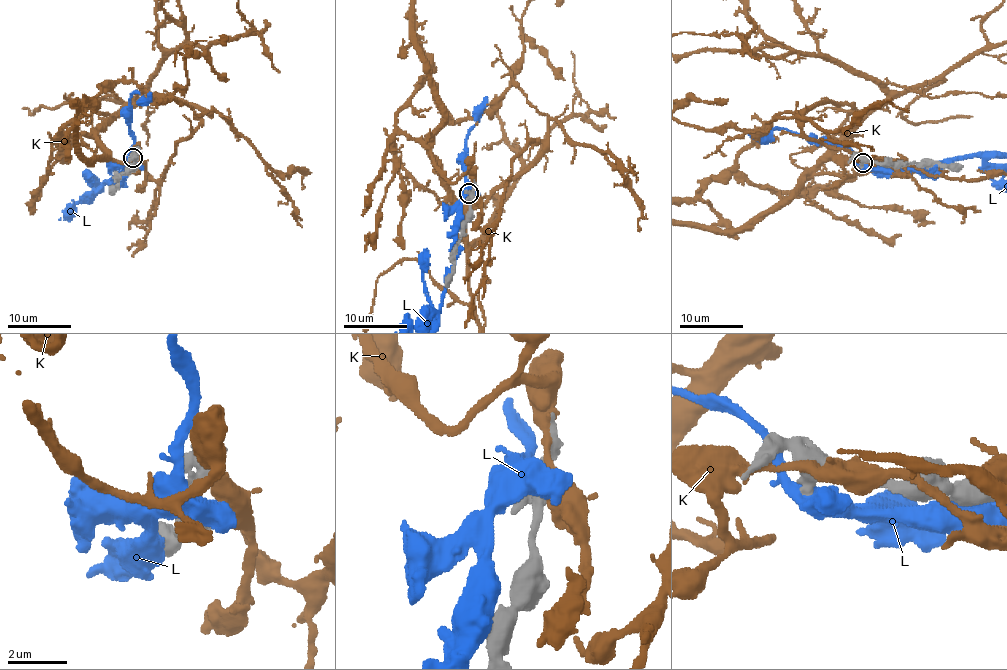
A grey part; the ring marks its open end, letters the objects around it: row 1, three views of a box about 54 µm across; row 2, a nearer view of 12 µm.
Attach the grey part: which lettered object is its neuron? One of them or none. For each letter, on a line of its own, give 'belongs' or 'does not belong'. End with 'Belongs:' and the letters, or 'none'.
K: does not belong
L: does not belong
Belongs: none

